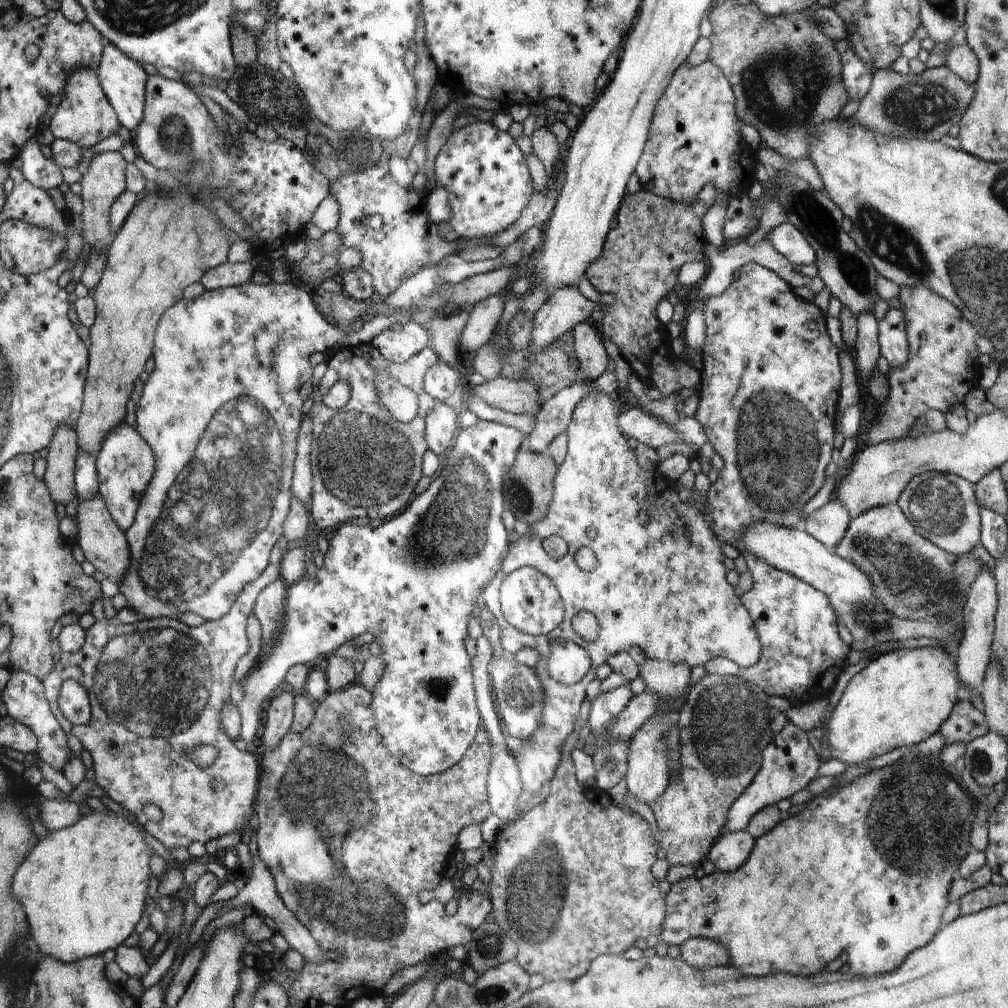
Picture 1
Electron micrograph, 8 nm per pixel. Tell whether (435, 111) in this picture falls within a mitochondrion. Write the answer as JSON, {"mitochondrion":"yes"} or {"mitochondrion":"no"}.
{"mitochondrion":"no"}

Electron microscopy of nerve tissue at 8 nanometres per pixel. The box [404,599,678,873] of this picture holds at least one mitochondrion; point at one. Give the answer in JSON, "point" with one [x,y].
{"point":[519,692]}

